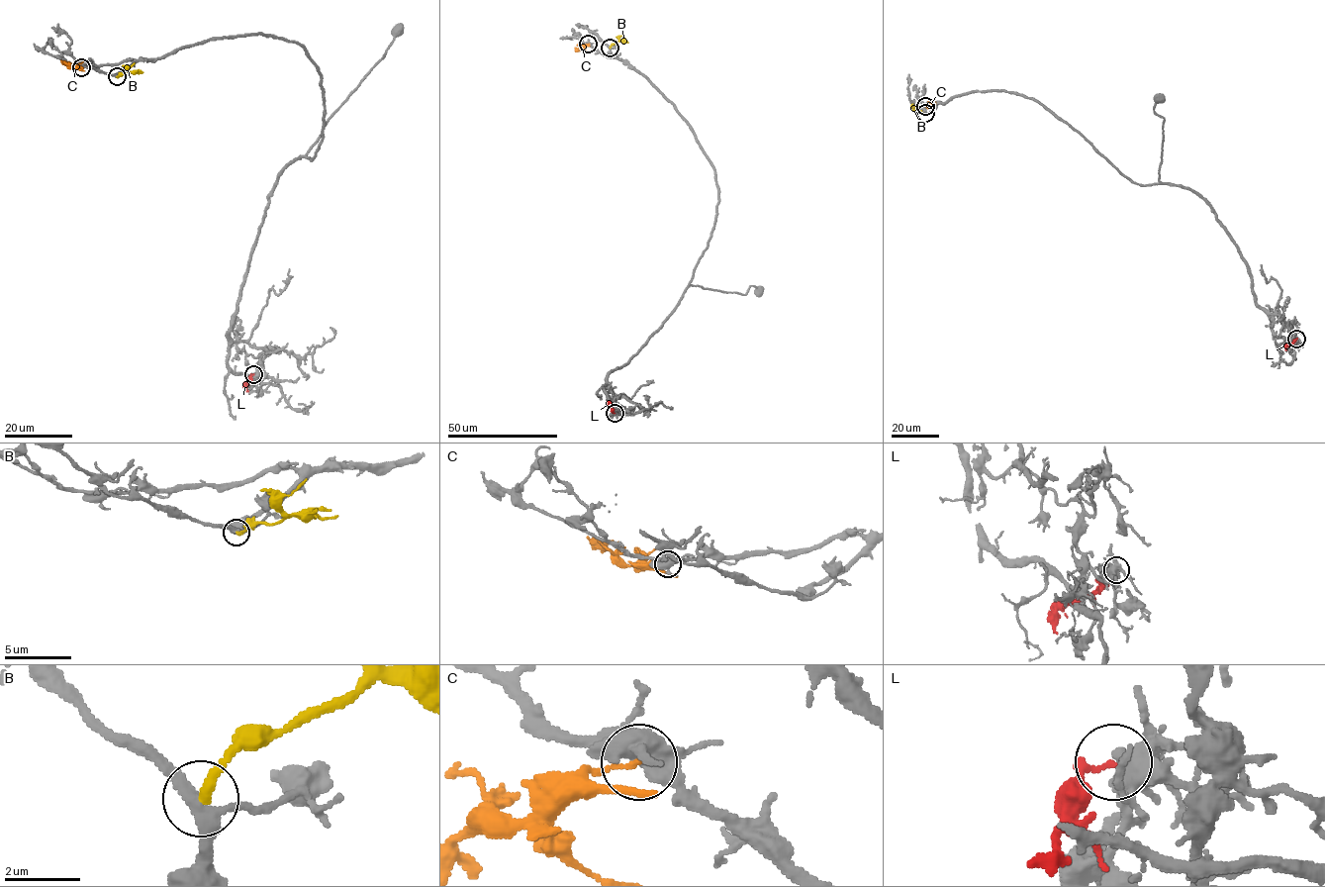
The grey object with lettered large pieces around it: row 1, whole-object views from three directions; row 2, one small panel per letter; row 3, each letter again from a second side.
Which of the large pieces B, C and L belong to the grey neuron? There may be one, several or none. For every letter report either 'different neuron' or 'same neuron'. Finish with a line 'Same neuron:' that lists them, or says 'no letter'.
B: same neuron
C: different neuron
L: different neuron
Same neuron: B

